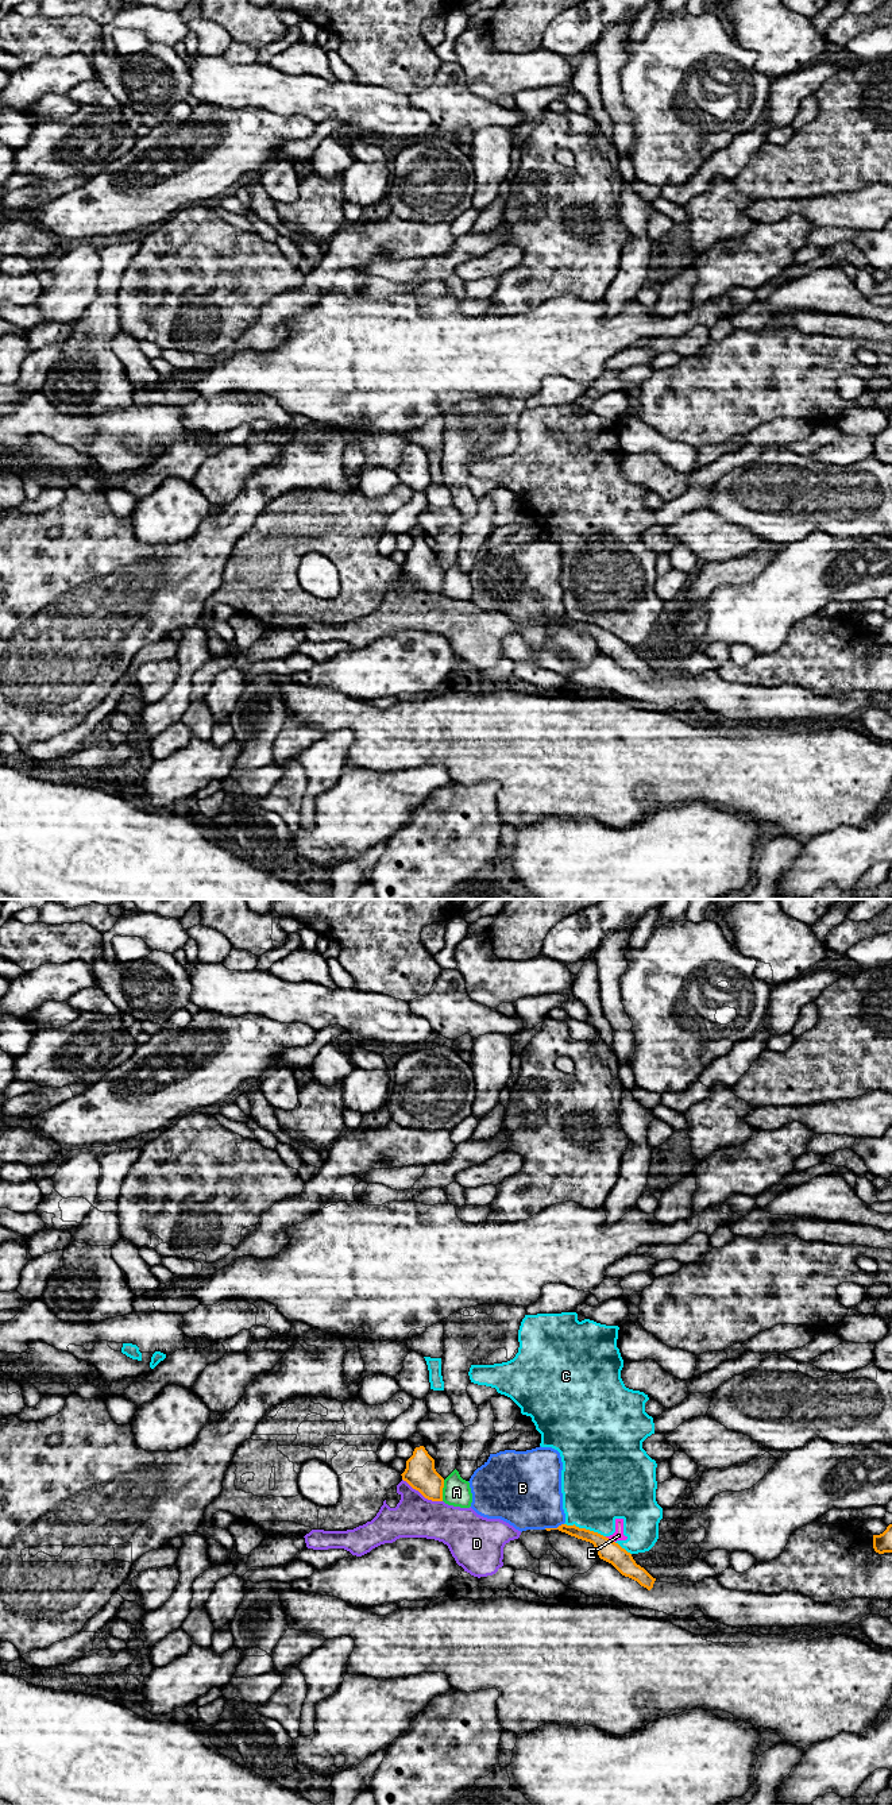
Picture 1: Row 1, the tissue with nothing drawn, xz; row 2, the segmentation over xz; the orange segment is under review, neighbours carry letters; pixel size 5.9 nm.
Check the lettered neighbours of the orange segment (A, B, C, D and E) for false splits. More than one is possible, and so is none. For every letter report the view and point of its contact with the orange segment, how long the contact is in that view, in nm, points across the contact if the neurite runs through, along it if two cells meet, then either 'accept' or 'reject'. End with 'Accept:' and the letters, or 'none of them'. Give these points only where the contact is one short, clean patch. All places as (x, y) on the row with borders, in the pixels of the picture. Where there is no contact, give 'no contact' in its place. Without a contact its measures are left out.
A: meets orange in xz at (441, 1491); contact 130 nm long; border along xz (444, 1480), (441, 1500); reject
B: meets orange in xz at (553, 1528); contact 120 nm long; reject
C: meets orange in xz at (584, 1528); contact 260 nm long; reject
D: meets orange in xz at (423, 1495); contact 280 nm long; reject
E: meets orange in xz at (609, 1539); contact 70 nm long; border along xz (605, 1537), (614, 1542); reject
Accept: none of them

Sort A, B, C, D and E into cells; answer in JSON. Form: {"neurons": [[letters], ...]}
{"neurons": [["A"], ["B"], ["C", "E"], ["D"]]}

